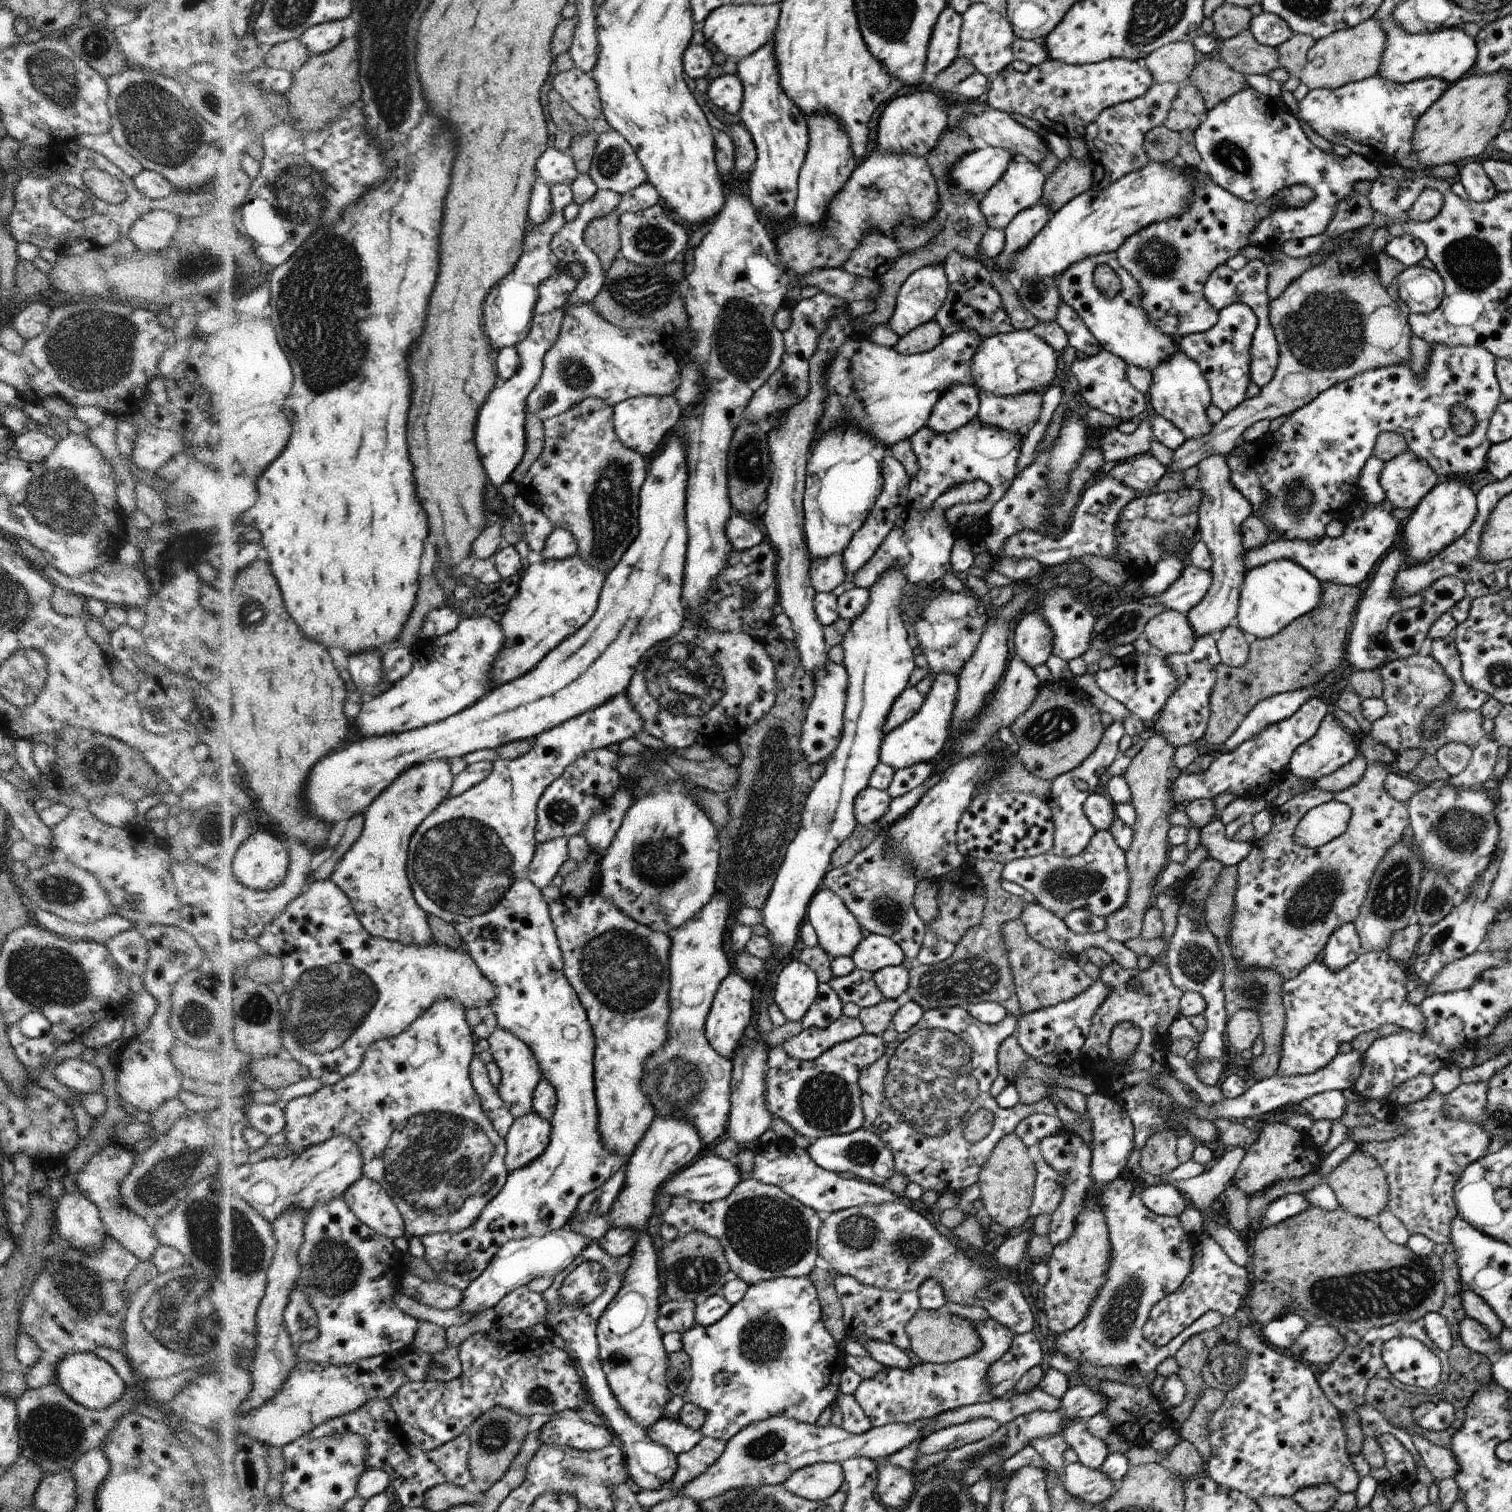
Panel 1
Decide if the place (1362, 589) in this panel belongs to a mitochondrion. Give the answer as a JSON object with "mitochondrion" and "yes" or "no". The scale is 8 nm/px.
{"mitochondrion":"no"}

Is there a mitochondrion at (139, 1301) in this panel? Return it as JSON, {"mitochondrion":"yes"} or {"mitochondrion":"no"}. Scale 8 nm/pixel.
{"mitochondrion":"yes"}

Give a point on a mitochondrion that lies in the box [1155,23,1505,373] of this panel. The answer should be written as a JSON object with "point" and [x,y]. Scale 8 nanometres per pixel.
{"point":[1475,268]}

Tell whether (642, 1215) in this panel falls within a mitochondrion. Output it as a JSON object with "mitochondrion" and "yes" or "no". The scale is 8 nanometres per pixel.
{"mitochondrion":"no"}

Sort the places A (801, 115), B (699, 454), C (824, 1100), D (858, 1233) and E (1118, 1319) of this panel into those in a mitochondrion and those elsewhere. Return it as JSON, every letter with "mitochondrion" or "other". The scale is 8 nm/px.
{"A":"other","B":"other","C":"mitochondrion","D":"mitochondrion","E":"mitochondrion"}

